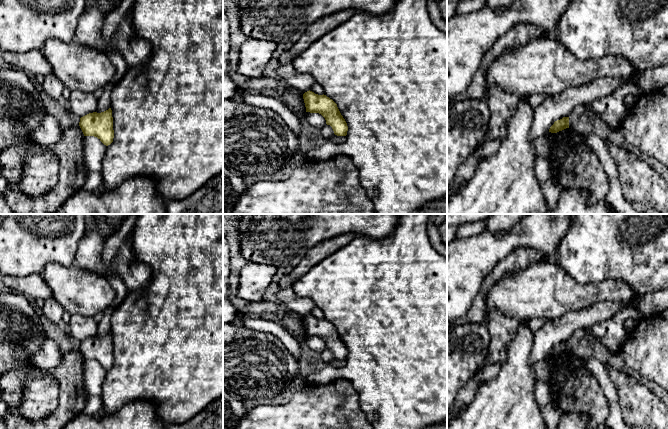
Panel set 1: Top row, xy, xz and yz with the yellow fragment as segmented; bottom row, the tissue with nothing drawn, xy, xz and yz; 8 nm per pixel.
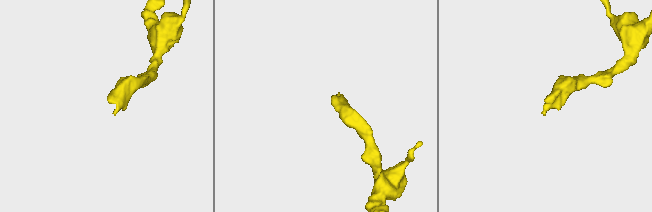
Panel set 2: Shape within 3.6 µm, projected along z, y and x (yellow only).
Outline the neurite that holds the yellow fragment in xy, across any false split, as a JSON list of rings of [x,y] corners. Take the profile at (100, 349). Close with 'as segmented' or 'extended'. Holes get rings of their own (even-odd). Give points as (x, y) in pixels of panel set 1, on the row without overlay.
[[[111,332],[101,337],[93,336],[81,341],[79,350],[84,360],[97,361],[106,370],[113,366],[114,354]]]; as segmented

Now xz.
[[[310,314],[303,318],[303,323],[306,336],[321,338],[325,342],[326,348],[332,351],[335,359],[347,359],[347,347],[332,323],[324,318],[315,318]]]; as segmented

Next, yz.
[[[563,341],[560,344],[554,346],[554,348],[550,351],[549,356],[557,357],[566,352],[569,352],[569,341]]]; as segmented

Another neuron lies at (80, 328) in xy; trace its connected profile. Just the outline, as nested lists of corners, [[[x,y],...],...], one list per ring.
[[[72,315],[69,324],[65,327],[65,335],[79,342],[95,336],[97,323],[93,317]]]

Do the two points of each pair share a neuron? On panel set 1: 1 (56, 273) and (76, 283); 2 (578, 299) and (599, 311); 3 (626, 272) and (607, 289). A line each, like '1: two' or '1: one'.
1: one
2: two
3: two

